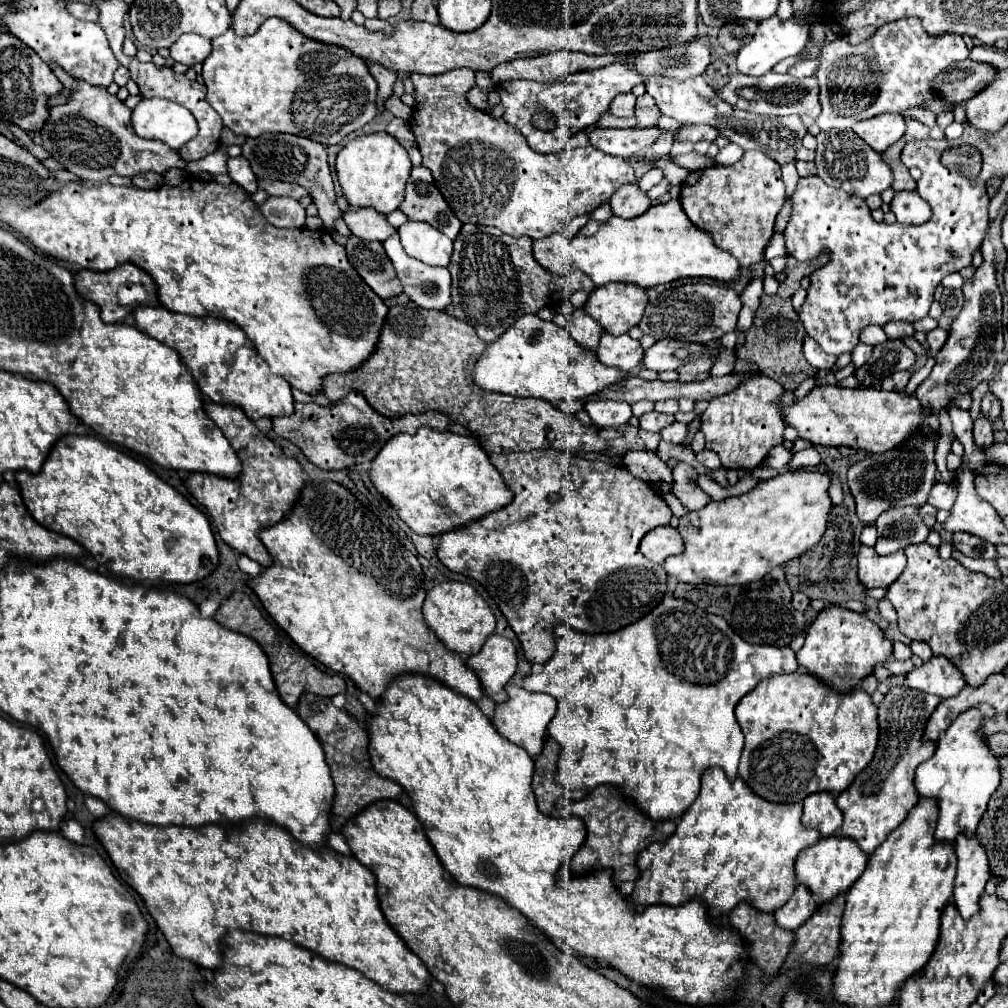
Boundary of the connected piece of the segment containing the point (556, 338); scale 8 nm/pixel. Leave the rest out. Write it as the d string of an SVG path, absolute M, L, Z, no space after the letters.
M524 314L498 340L490 342L472 368L472 380L480 388L498 394L534 396L554 400L590 400L592 396L616 386L626 372L608 368L596 356L588 356L566 328L546 322L536 314Z

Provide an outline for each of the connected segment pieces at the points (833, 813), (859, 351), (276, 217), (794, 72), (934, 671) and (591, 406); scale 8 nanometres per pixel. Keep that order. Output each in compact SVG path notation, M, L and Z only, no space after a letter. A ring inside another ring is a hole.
M816 792L804 800L802 824L818 830L822 836L832 836L840 830L842 812L836 806L832 792Z
M858 344L858 346L854 348L854 352L852 352L852 364L854 364L854 368L864 366L864 362L868 362L870 354L872 354L872 348L870 348L870 346Z
M268 198L262 206L258 206L266 220L278 228L300 228L304 226L306 212L298 200L292 198Z
M798 60L790 70L788 74L790 76L814 76L816 70L818 70L818 60Z
M934 656L920 668L914 668L906 676L904 684L940 698L952 698L966 686L966 680L964 674L946 656Z
M592 400L584 404L584 410L590 414L592 422L598 428L618 428L626 424L632 416L630 404L616 400Z

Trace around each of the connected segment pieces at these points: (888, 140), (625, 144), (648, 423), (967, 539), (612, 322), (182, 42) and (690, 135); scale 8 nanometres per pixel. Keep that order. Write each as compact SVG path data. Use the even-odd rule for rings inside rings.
M880 114L872 120L862 120L854 126L854 132L876 152L884 152L906 132L906 124L902 116L896 114Z
M646 126L646 128L596 128L592 130L590 144L606 154L632 158L646 148L650 148L662 134L660 126Z
M648 412L644 416L640 416L640 430L646 430L646 432L660 432L660 428L668 426L674 422L674 416L668 416L668 414L660 414L660 412Z
M954 532L954 544L956 550L960 550L966 556L974 558L996 558L996 546L988 544L986 540L980 540L978 536L972 536L968 532Z
M606 284L590 294L584 312L600 322L602 332L622 336L640 322L646 302L646 292L636 284Z
M180 36L180 40L176 40L170 46L172 60L186 66L204 62L208 54L210 54L210 42L204 40L202 36Z
M680 124L674 132L674 142L700 142L700 140L708 140L708 142L714 142L718 136L716 136L716 130L714 128L708 128L708 126L700 126L700 124Z

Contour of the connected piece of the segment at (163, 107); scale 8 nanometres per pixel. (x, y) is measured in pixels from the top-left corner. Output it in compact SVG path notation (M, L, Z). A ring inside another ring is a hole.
M142 98L132 110L132 126L138 136L160 140L166 146L184 146L198 134L192 112L162 98Z

